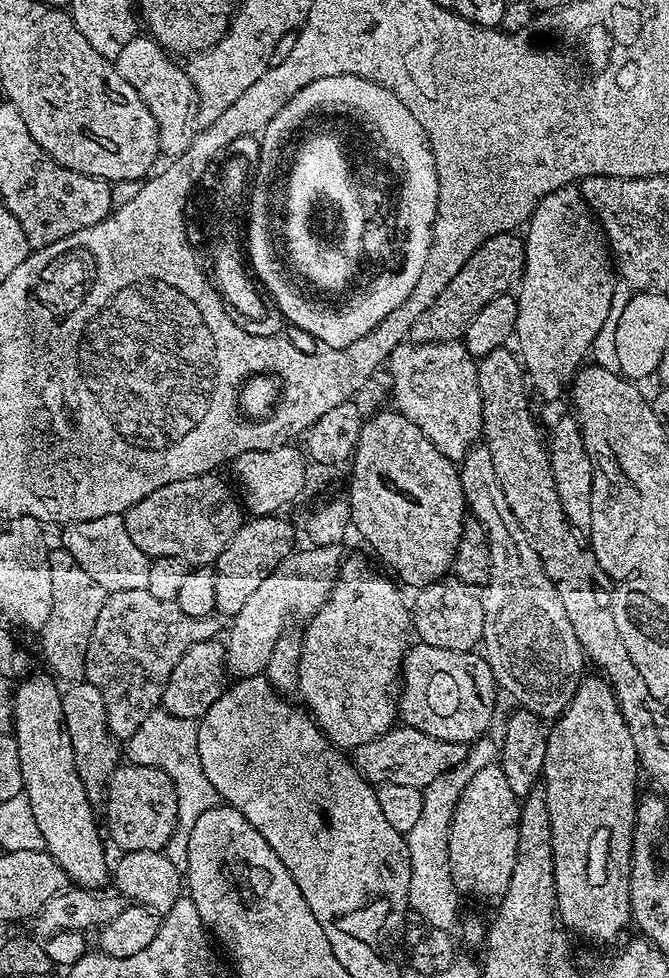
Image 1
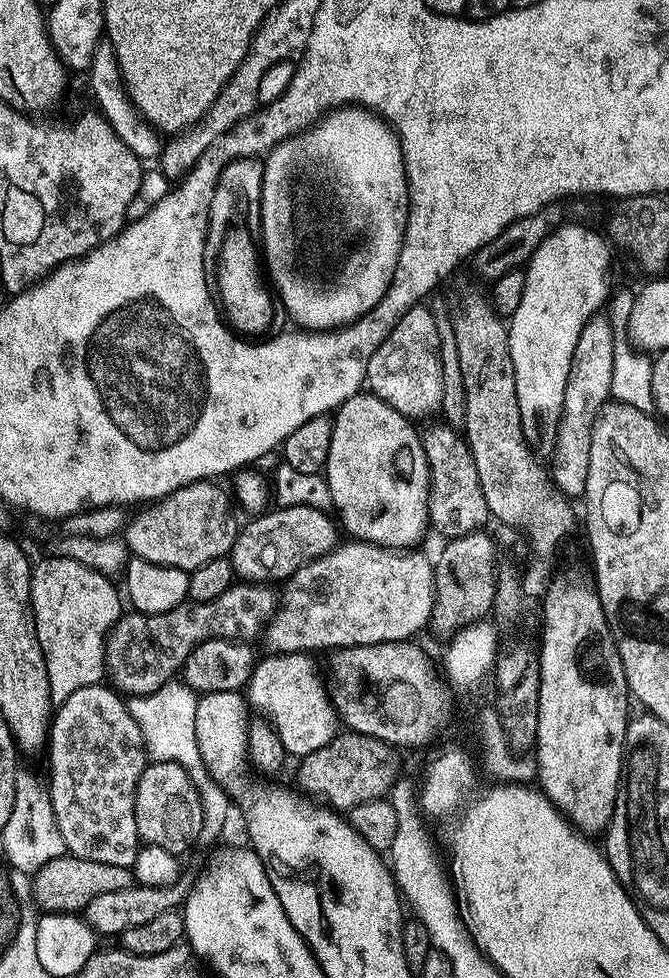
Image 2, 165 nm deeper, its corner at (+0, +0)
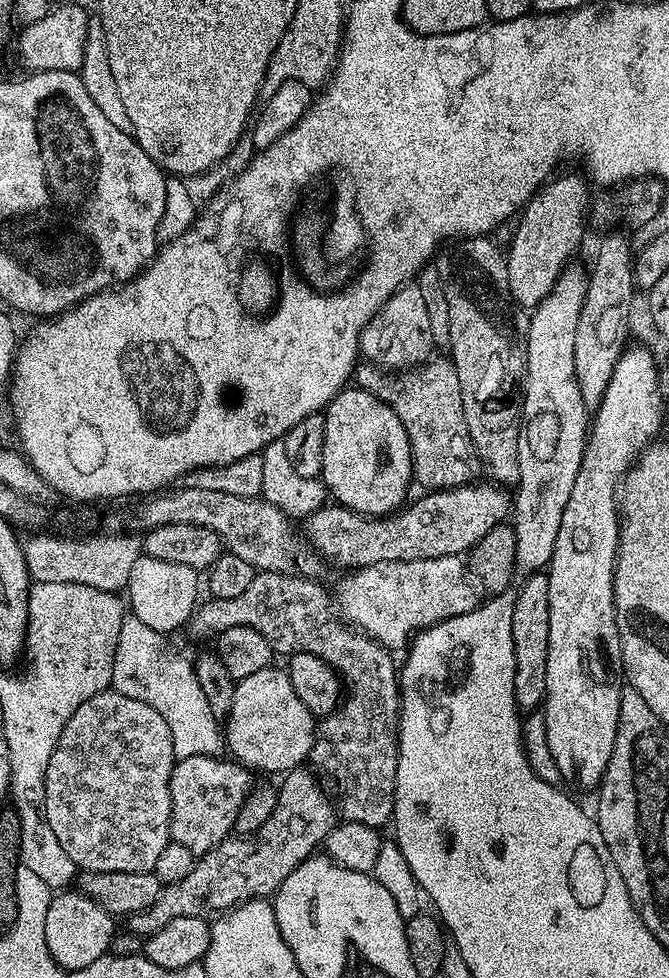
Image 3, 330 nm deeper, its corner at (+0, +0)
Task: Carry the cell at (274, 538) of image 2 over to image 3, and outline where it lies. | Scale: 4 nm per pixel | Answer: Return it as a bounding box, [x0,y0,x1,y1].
[303,482,510,568]

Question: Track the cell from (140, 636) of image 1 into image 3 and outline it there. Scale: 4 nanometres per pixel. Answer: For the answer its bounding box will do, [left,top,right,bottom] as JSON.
[186,571,400,805]

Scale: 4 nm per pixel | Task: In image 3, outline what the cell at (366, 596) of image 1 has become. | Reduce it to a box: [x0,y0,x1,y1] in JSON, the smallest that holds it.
[226,666,317,774]

